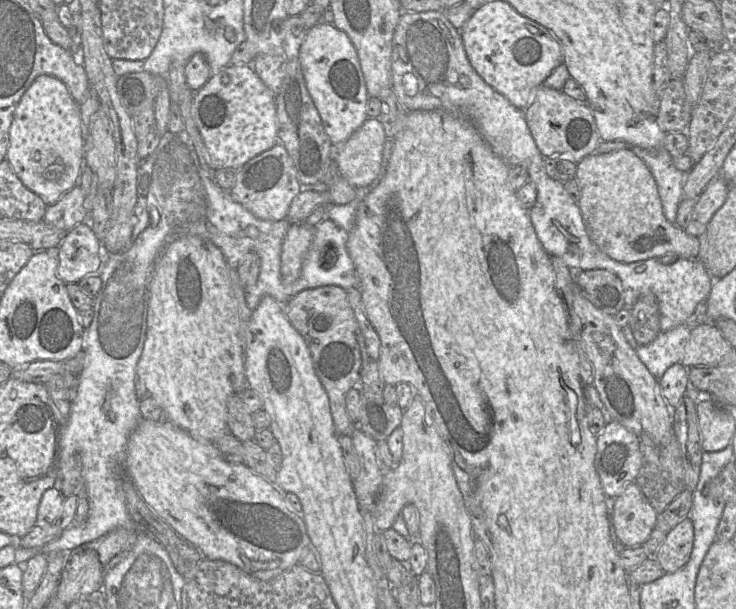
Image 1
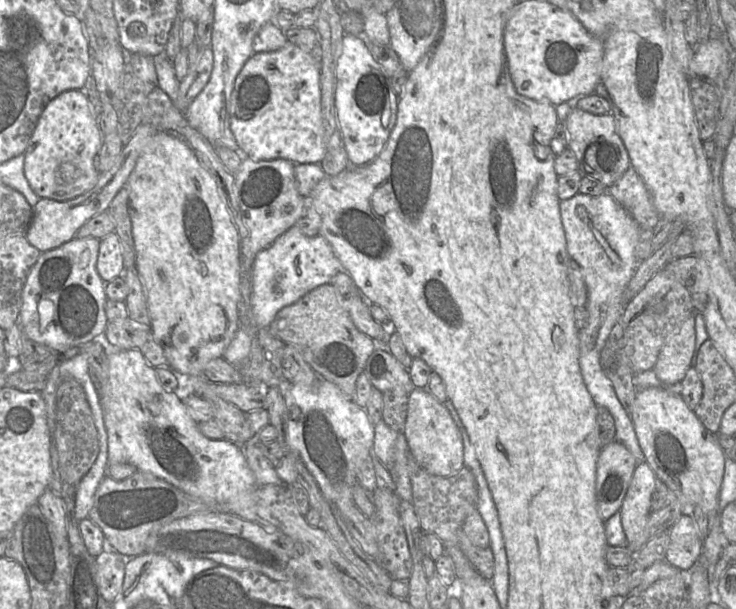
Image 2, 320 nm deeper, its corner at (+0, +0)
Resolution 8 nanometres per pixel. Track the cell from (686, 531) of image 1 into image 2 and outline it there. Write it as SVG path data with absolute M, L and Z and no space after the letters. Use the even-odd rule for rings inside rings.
M683 514L670 528L666 560L681 570L690 570L702 552L702 542L692 516Z

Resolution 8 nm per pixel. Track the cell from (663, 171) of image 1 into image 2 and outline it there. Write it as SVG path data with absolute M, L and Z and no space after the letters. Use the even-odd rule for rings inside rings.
M632 166L619 180L607 187L607 193L612 195L641 227L653 228L660 219L646 185Z

